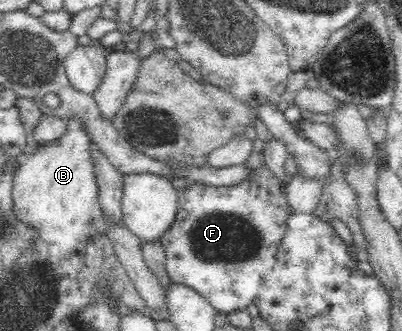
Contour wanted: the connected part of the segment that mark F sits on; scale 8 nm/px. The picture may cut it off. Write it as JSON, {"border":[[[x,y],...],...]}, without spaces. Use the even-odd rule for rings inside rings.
{"border":[[[264,163],[249,168],[241,179],[229,185],[182,184],[182,188],[177,190],[176,220],[160,240],[164,253],[163,269],[172,284],[195,290],[220,314],[232,314],[254,303],[260,284],[276,265],[278,250],[286,234],[289,214],[284,183]]]}

